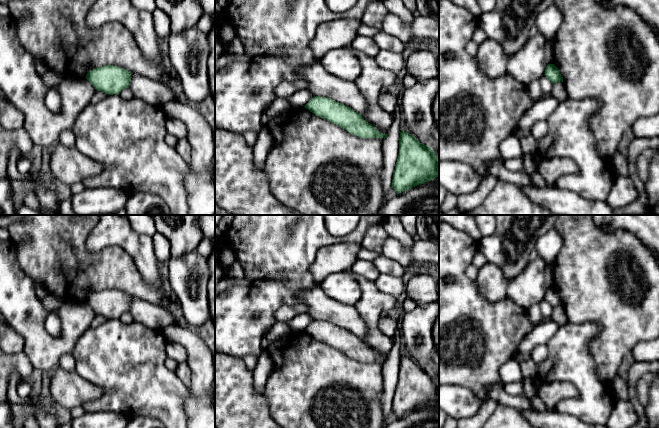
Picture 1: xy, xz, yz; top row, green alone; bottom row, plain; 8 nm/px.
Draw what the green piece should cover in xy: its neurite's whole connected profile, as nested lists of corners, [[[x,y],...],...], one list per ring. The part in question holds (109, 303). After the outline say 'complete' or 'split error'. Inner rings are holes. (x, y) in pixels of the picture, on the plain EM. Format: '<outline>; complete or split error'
[[[106,289],[94,292],[86,299],[86,303],[97,315],[108,319],[117,318],[129,312],[132,296],[118,290]]]; complete

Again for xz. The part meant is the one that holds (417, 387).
[[[402,353],[392,412],[399,418],[438,400],[439,382],[433,373]]]; complete

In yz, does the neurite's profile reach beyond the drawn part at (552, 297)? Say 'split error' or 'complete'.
complete

